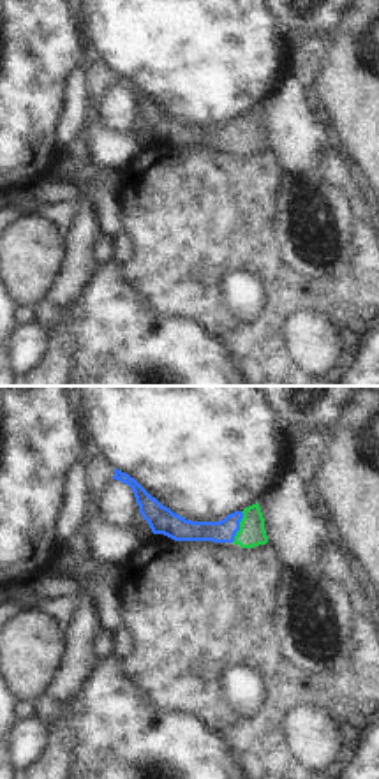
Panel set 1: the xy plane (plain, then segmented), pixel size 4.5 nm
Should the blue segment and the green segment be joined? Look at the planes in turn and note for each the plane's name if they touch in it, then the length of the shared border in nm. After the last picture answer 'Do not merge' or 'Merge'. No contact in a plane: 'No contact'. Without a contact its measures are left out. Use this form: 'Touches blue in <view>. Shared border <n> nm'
Touches blue in xy. Shared border 150 nm

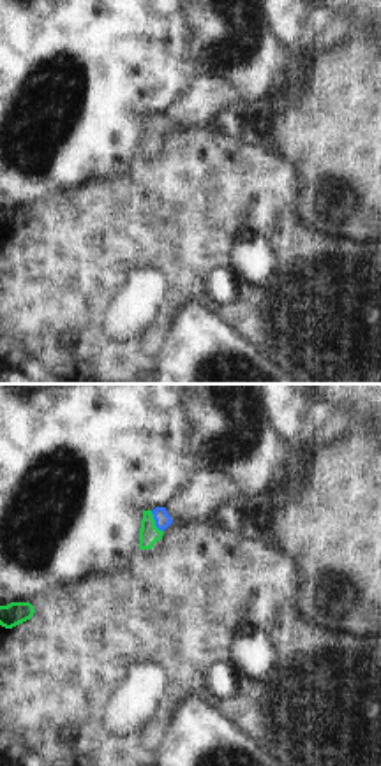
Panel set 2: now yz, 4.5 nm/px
Touches blue in yz. Shared border 120 nm

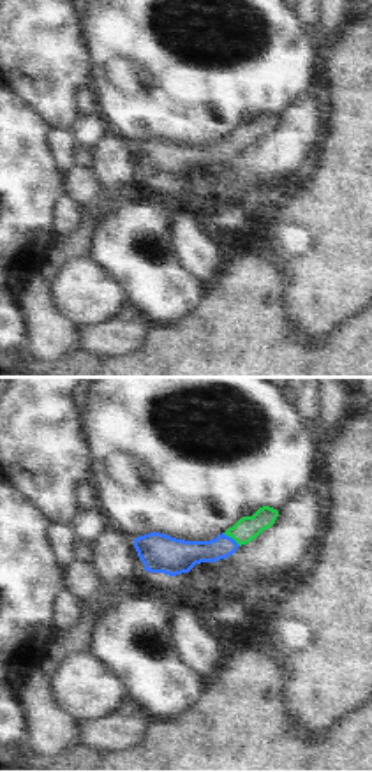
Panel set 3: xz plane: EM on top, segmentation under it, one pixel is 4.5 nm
Touches blue in xz. Shared border 110 nm

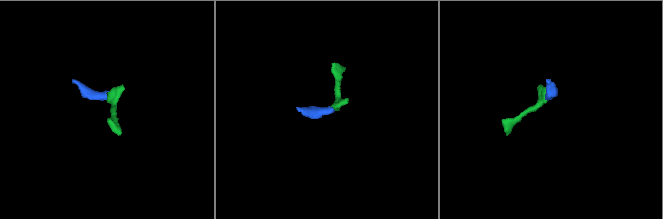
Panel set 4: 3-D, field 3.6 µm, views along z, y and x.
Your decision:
Merge

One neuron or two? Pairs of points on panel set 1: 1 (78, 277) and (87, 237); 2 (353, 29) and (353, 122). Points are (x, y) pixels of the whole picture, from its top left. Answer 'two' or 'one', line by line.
1: one
2: one

